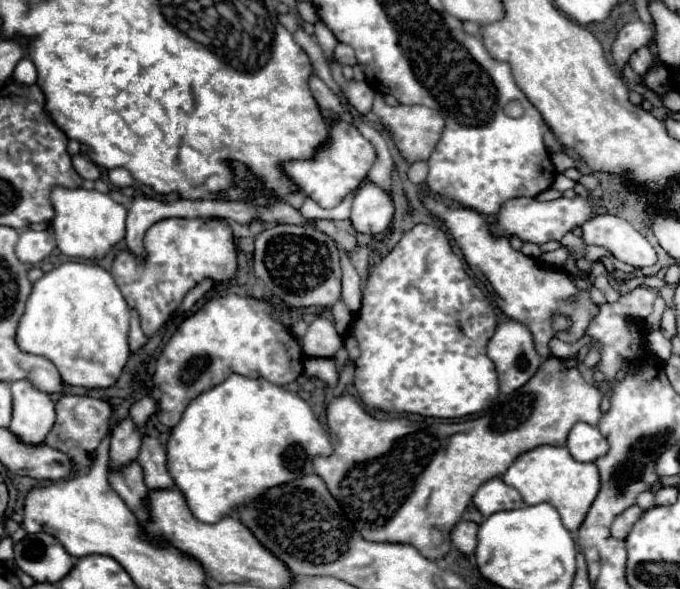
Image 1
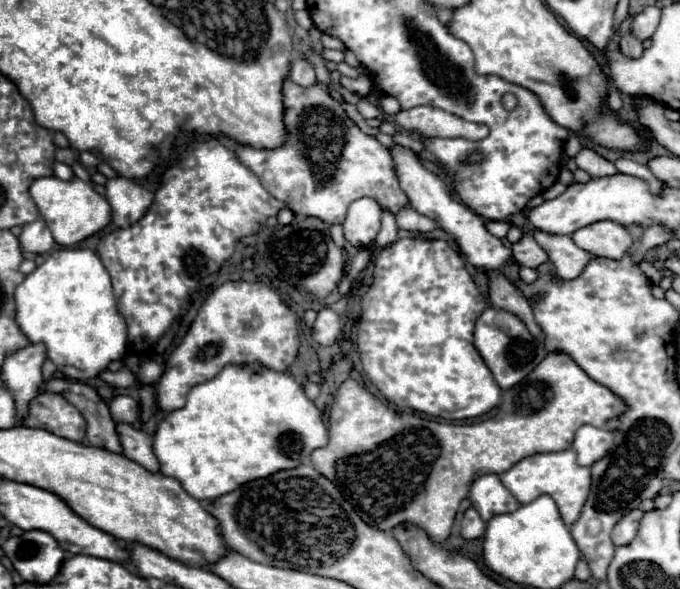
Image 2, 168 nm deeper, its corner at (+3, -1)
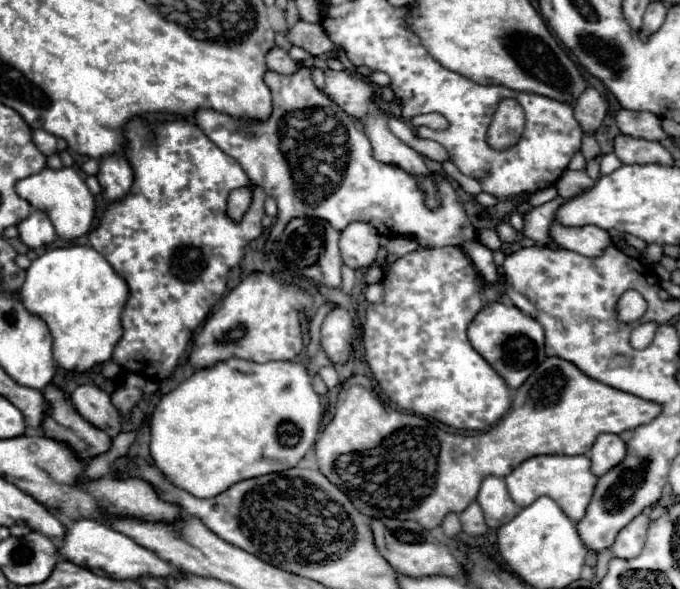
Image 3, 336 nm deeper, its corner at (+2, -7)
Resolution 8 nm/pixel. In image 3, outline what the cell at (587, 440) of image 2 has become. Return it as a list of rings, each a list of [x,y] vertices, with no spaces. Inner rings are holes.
[[[599,434],[595,440],[589,458],[591,458],[591,472],[595,476],[603,476],[611,468],[615,468],[625,458],[627,446],[617,434]]]

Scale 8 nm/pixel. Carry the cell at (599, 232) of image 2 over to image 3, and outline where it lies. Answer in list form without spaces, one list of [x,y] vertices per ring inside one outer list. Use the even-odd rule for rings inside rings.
[[[551,224],[549,228],[551,240],[563,250],[573,250],[583,256],[599,256],[611,244],[611,236],[607,230],[597,226],[577,226],[567,228],[561,224]]]

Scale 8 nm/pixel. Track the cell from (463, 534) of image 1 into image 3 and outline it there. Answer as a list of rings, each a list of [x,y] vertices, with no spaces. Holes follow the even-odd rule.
[[[473,502],[467,510],[461,512],[459,516],[461,524],[463,524],[463,530],[471,536],[481,536],[487,532],[487,524],[485,524],[485,518],[483,518],[483,512],[481,512],[481,506],[477,502]]]

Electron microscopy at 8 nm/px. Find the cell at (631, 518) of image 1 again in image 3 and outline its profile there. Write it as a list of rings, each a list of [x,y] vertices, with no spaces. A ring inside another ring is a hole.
[[[637,514],[615,538],[613,542],[613,554],[617,558],[623,558],[623,560],[631,560],[631,558],[637,558],[645,546],[645,534],[647,534],[647,528],[649,528],[649,518],[647,514]]]

